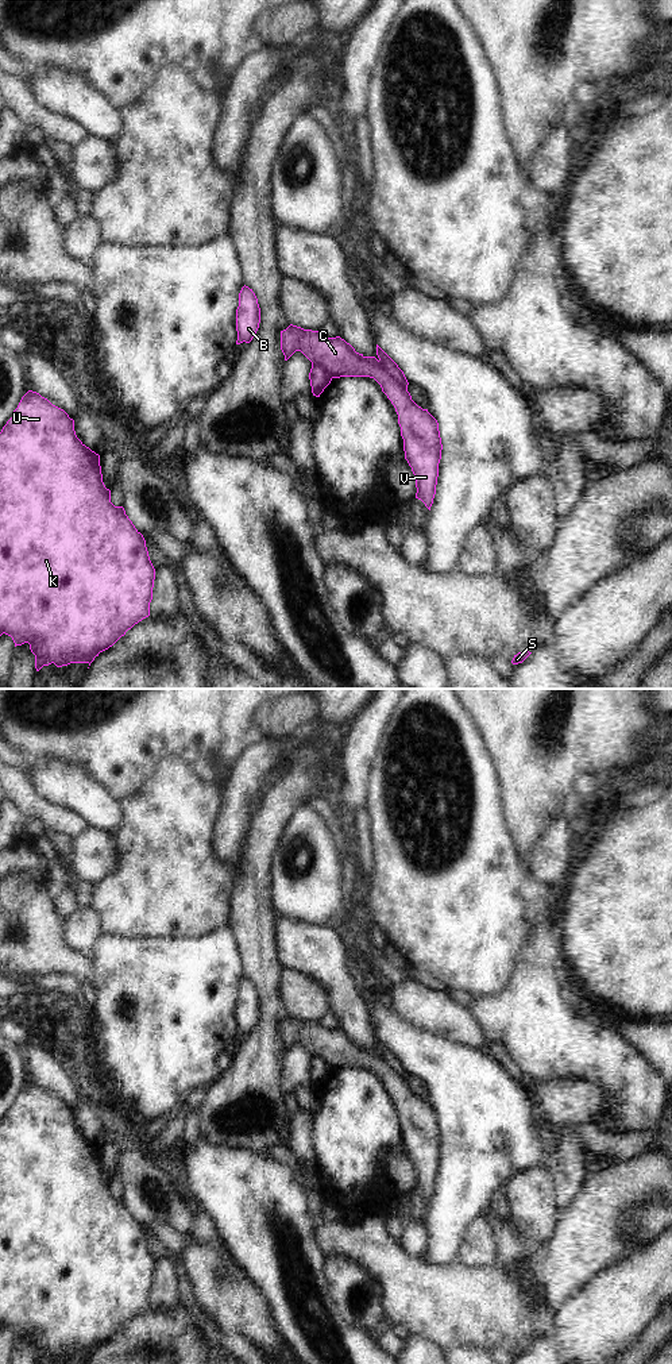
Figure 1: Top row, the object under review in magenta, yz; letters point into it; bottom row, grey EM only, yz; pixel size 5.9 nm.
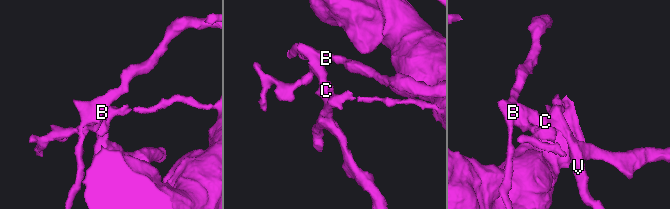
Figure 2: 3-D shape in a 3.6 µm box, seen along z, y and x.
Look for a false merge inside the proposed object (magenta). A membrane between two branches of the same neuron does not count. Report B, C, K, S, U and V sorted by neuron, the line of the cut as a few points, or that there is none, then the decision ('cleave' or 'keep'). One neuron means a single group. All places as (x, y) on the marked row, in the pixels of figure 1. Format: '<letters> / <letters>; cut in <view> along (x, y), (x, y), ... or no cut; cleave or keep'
B C S V / K U; cut in yz along (378, 361), (406, 386); cleave

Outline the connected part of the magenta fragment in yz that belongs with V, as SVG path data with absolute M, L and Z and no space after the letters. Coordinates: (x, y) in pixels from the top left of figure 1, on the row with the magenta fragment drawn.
M290 324L281 331L281 350L285 361L301 351L312 365L325 367L332 378L370 377L381 385L398 415L405 459L416 479L416 498L430 510L443 444L437 420L412 400L408 386L401 385L375 357L356 352L340 336L324 338L318 331Z

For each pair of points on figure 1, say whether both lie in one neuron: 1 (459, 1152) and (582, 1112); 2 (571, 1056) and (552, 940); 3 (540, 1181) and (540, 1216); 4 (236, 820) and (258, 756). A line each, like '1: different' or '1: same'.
1: different
2: same
3: same
4: same

